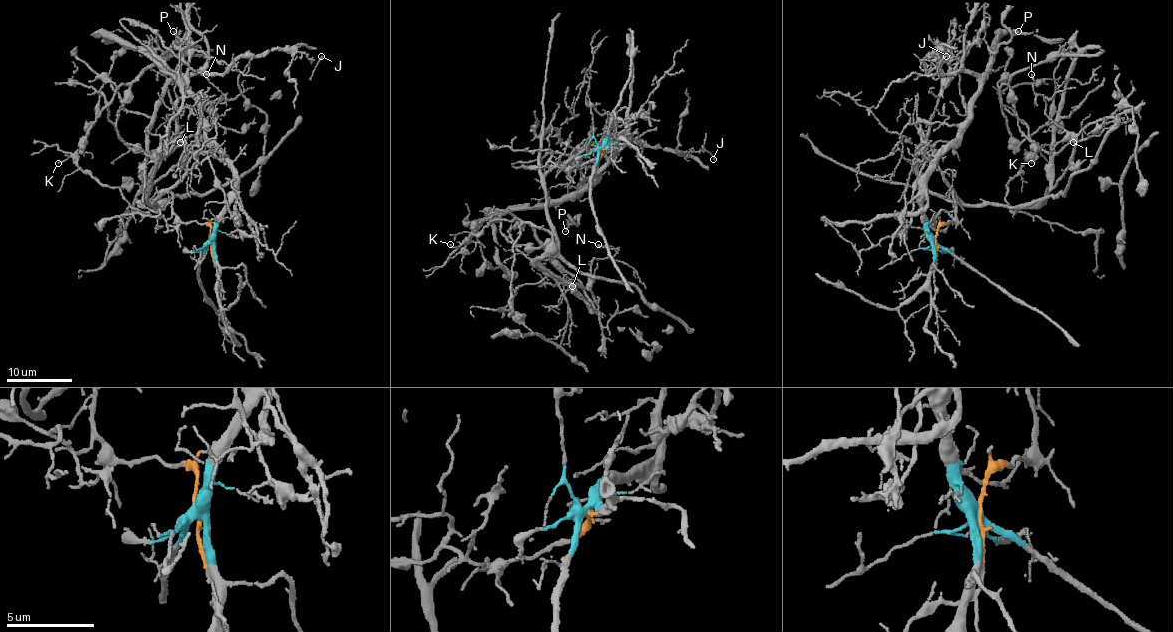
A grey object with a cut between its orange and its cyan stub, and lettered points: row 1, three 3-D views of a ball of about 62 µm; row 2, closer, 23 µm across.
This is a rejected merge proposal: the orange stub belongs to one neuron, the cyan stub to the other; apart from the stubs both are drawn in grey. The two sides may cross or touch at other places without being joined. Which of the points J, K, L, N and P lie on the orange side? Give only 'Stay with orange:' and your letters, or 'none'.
Stay with orange: K, L, N

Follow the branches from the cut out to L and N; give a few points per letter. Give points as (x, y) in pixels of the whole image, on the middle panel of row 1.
L: (601, 148), (585, 163), (554, 166), (544, 178), (552, 248), (538, 264), (572, 285)
N: (601, 148), (544, 179), (552, 248), (538, 261), (586, 287), (590, 264), (616, 251), (598, 244)

